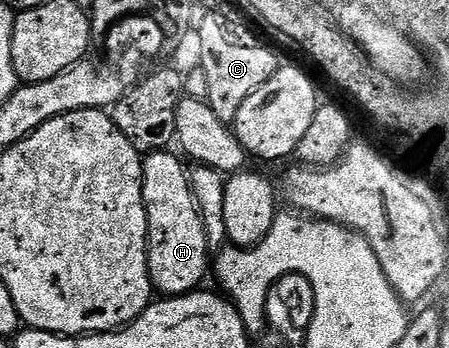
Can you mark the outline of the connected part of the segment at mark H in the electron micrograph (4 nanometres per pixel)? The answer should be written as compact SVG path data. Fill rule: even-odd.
M164 150L150 153L143 162L143 201L147 207L147 265L152 289L164 297L183 296L186 292L194 292L202 285L199 283L209 276L209 249L205 226L199 216L199 209L195 207L188 169L183 169L184 161L176 156L171 150Z

